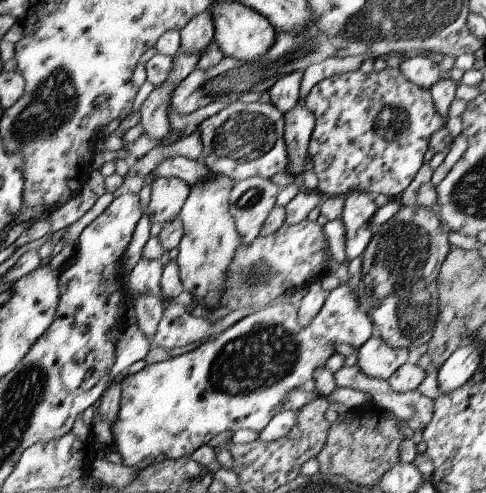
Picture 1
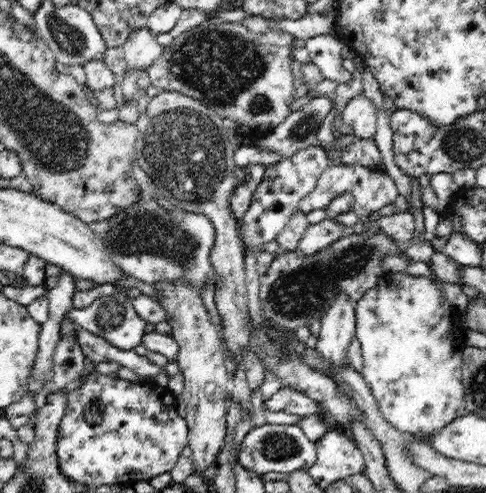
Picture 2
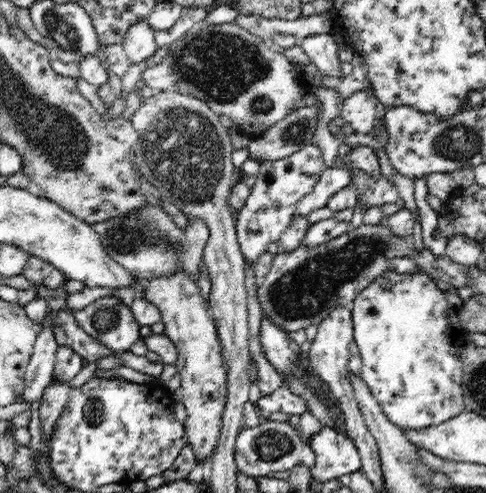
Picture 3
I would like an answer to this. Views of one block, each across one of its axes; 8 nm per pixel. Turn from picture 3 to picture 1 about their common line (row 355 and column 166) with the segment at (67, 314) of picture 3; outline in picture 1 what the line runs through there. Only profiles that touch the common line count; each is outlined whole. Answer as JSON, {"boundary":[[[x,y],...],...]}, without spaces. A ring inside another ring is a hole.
{"boundary":[[[203,48],[201,52],[195,52],[195,54],[177,52],[173,56],[173,66],[171,66],[169,78],[165,78],[163,84],[155,86],[151,90],[151,94],[145,98],[145,102],[139,106],[141,126],[143,126],[143,130],[145,130],[145,134],[149,138],[163,138],[171,130],[169,120],[167,120],[167,110],[169,110],[171,94],[195,70],[199,58],[205,52],[207,52],[207,48]]]}

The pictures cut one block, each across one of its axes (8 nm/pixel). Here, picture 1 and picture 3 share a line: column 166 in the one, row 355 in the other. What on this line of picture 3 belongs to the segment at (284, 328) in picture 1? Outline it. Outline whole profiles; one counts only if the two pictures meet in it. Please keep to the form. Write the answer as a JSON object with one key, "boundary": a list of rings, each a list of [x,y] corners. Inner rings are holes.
{"boundary":[[[392,270],[376,278],[366,290],[354,298],[352,318],[354,318],[354,340],[362,356],[362,374],[360,378],[368,384],[370,392],[376,396],[378,406],[384,416],[404,430],[422,430],[426,426],[440,426],[442,422],[464,414],[464,362],[462,348],[468,344],[468,332],[462,330],[458,308],[448,304],[448,298],[430,276],[416,274],[396,274]]]}

